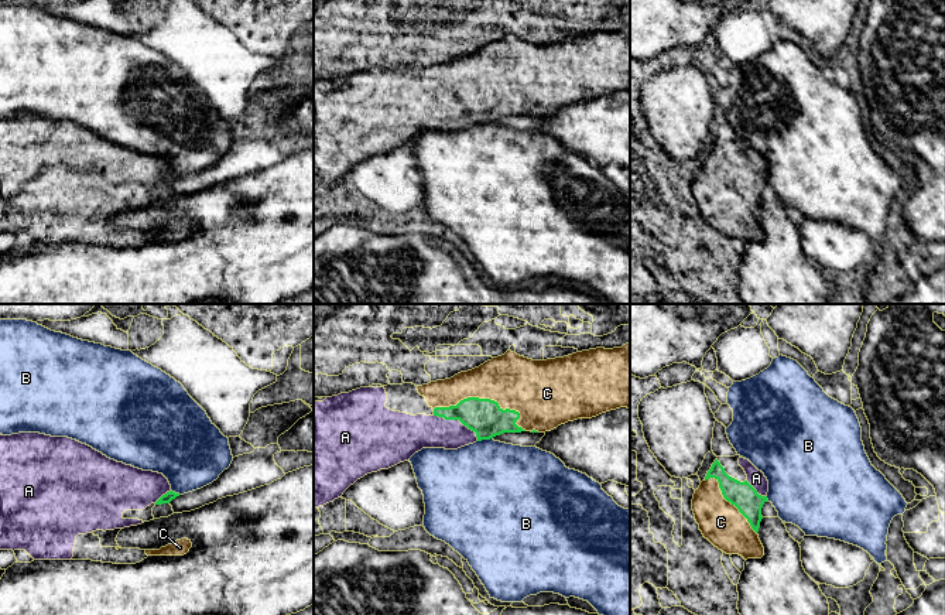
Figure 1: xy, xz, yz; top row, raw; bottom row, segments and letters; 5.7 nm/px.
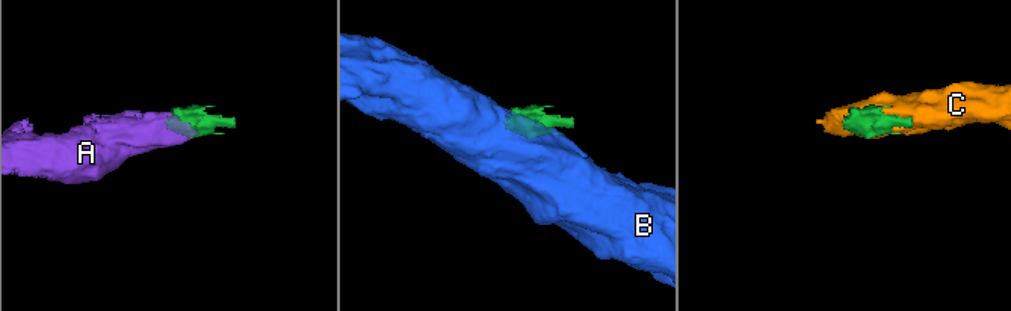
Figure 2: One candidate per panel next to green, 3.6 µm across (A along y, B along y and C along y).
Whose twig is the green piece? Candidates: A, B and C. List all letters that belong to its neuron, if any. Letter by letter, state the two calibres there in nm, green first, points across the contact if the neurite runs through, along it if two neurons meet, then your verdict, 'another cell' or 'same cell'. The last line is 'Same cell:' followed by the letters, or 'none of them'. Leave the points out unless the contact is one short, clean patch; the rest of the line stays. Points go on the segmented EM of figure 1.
A: calibres 200 and 190 nm; same cell
B: calibres 200 and 480 nm; border xz (492, 437), (478, 441); another cell
C: calibres 200 and 300 nm; same cell
Same cell: A, C

